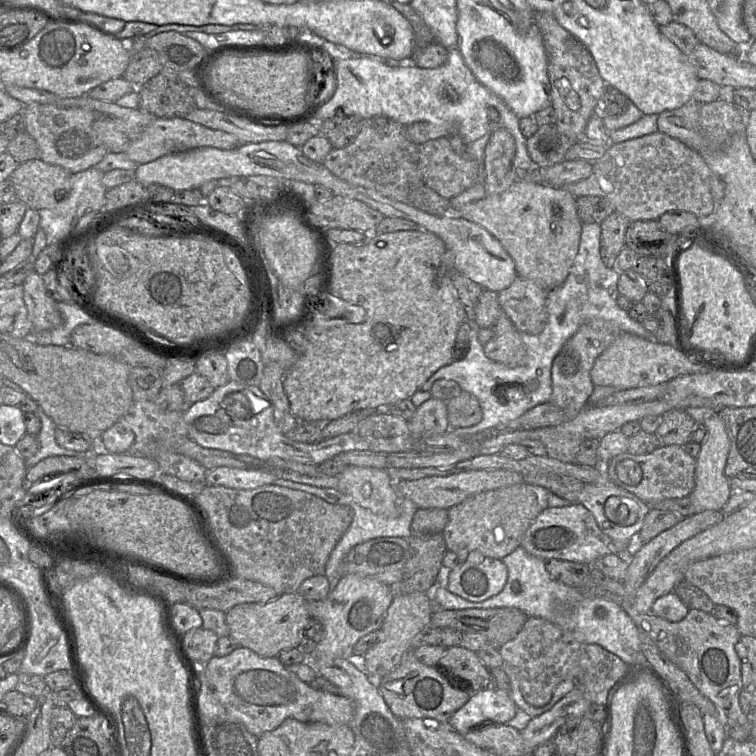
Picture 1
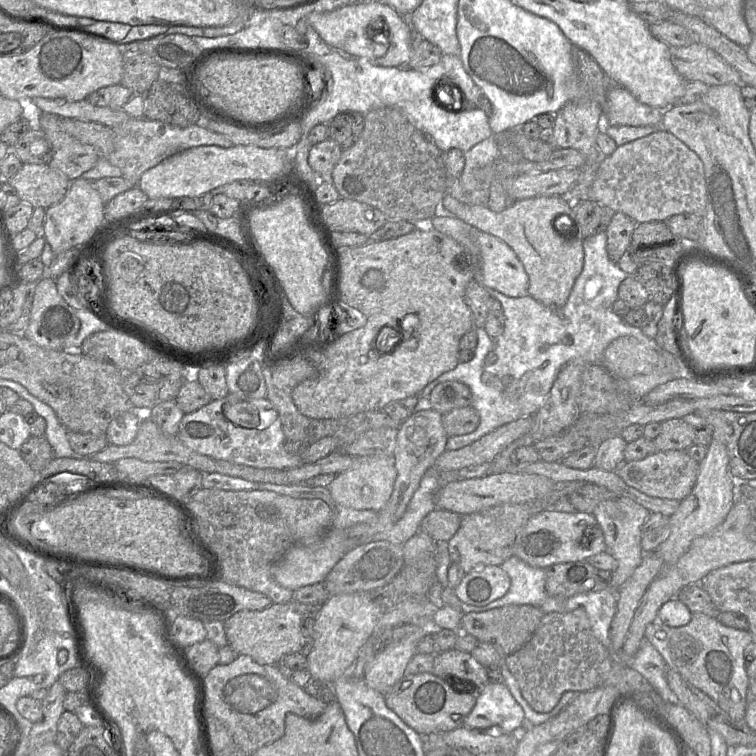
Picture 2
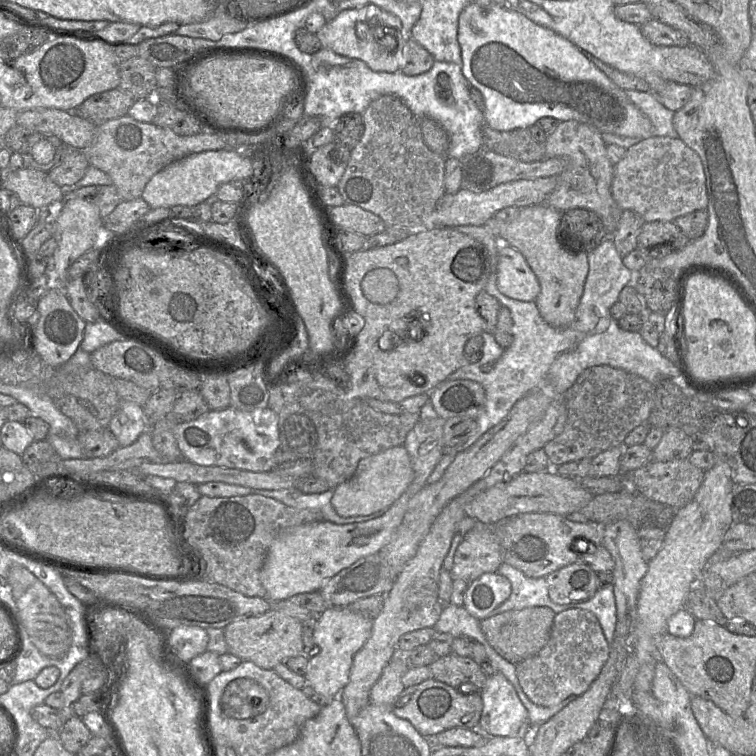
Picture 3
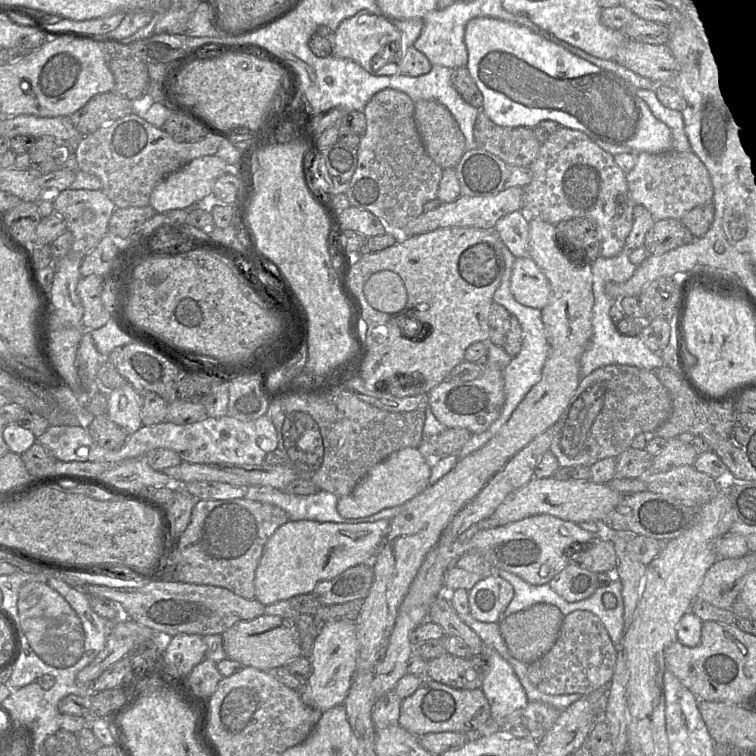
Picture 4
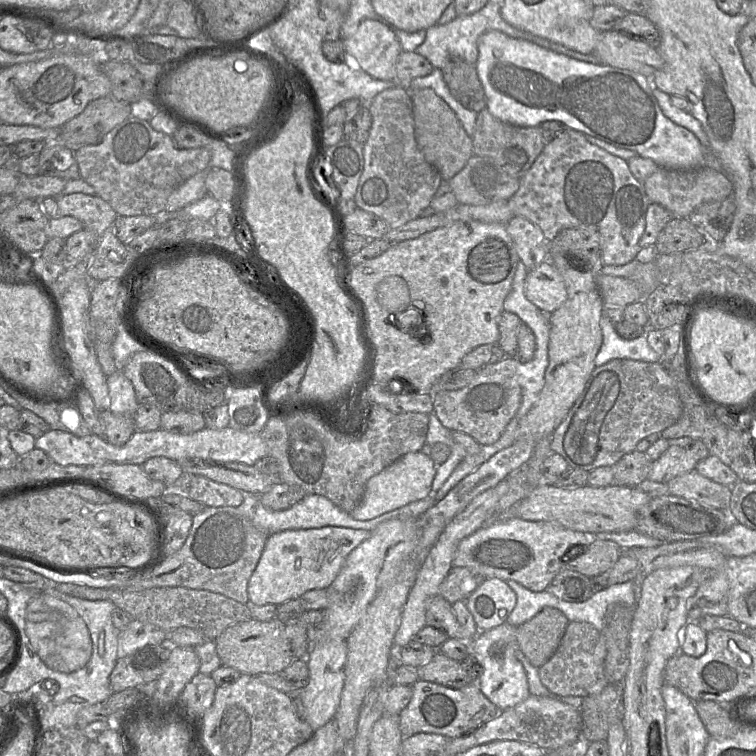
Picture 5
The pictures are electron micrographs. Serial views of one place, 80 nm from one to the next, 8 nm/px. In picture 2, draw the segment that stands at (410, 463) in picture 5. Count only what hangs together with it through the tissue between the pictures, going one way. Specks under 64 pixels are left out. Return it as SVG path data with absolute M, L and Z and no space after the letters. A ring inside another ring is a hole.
M371 455L355 457L355 463L349 469L338 473L332 483L328 486L334 501L342 506L358 510L382 510L391 498L397 471L392 455Z

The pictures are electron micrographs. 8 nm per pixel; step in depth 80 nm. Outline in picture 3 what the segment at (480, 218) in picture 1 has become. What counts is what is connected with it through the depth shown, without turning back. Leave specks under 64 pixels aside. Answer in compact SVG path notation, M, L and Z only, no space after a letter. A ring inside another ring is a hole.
M535 204L519 208L518 215L510 222L496 220L493 216L485 224L501 243L523 254L540 284L540 293L535 300L540 315L556 328L567 327L573 322L589 271L585 250L574 252L561 244L557 235L561 216L562 213L554 208Z

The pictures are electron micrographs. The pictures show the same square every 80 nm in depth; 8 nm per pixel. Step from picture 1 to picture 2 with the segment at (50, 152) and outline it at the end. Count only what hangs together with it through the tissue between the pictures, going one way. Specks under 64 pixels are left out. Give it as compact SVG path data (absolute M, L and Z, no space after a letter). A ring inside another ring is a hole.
M43 113L40 115L39 124L54 149L49 167L62 172L72 181L92 169L100 155L96 148L82 144L61 130L60 118L53 114Z

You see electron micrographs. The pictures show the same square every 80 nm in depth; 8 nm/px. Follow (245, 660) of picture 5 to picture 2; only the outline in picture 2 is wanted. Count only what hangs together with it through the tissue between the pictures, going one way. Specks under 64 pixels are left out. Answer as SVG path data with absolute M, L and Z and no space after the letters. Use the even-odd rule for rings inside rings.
M292 602L272 603L260 611L243 610L235 613L224 622L224 628L228 644L239 655L248 655L261 665L278 665L285 655L301 652L302 621L302 616L294 609Z

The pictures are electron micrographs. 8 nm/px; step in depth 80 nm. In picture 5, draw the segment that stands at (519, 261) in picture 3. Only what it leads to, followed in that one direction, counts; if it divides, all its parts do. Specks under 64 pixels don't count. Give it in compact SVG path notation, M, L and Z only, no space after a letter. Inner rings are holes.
M549 260L527 273L524 293L527 300L545 314L557 310L567 299L563 278Z

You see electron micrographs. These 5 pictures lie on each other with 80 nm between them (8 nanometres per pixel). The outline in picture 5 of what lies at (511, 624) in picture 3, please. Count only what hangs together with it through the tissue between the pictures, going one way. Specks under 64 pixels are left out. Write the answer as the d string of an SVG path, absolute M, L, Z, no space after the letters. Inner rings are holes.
M544 607L516 628L519 649L533 666L539 668L557 650L568 623L559 609Z

